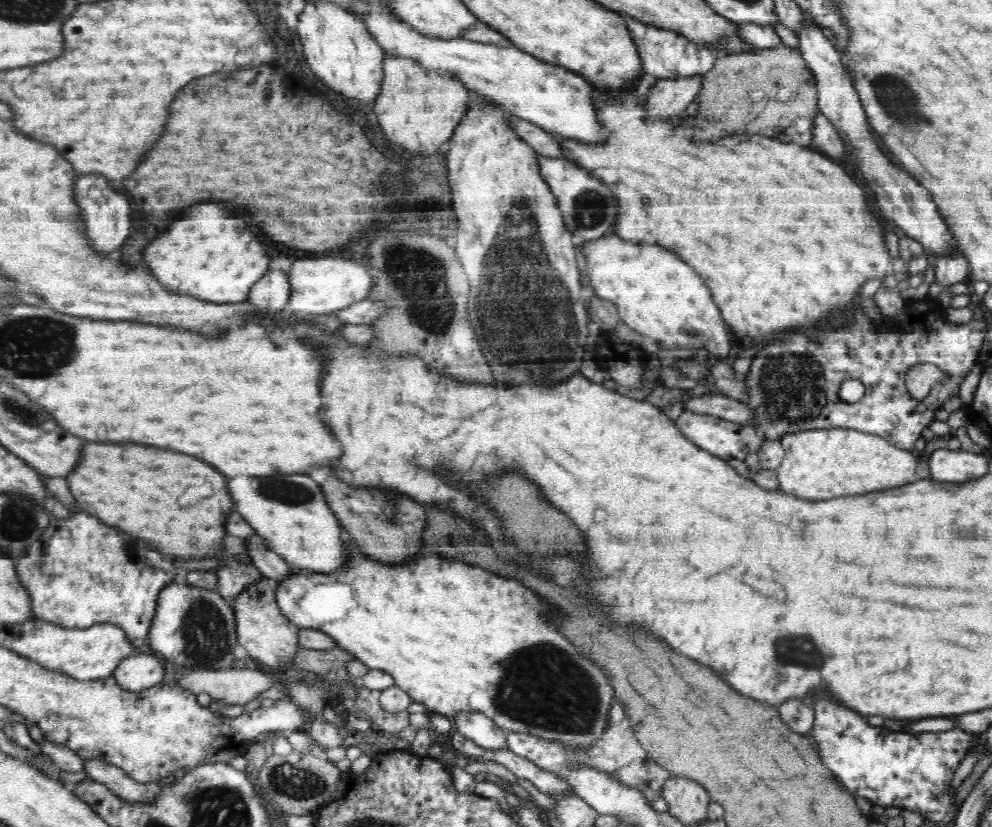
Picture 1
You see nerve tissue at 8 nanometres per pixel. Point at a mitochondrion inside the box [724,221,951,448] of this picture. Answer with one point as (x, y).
(794, 386)

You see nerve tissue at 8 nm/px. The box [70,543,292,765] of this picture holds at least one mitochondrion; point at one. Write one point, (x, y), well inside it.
(205, 635)

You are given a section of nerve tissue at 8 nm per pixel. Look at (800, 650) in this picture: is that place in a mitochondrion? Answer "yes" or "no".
yes

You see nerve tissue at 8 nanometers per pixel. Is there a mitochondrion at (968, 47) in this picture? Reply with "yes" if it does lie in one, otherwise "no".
no

